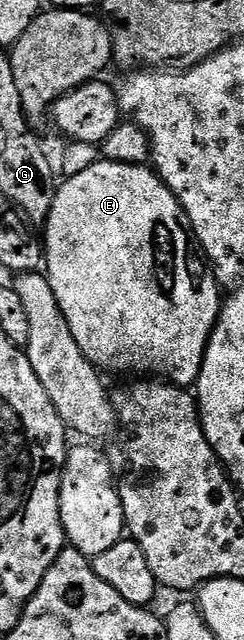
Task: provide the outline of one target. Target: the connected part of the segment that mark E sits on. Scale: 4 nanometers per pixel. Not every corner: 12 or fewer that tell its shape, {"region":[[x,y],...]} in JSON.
{"region":[[150,165],[55,191],[45,273],[100,372],[194,387],[221,283]]}

